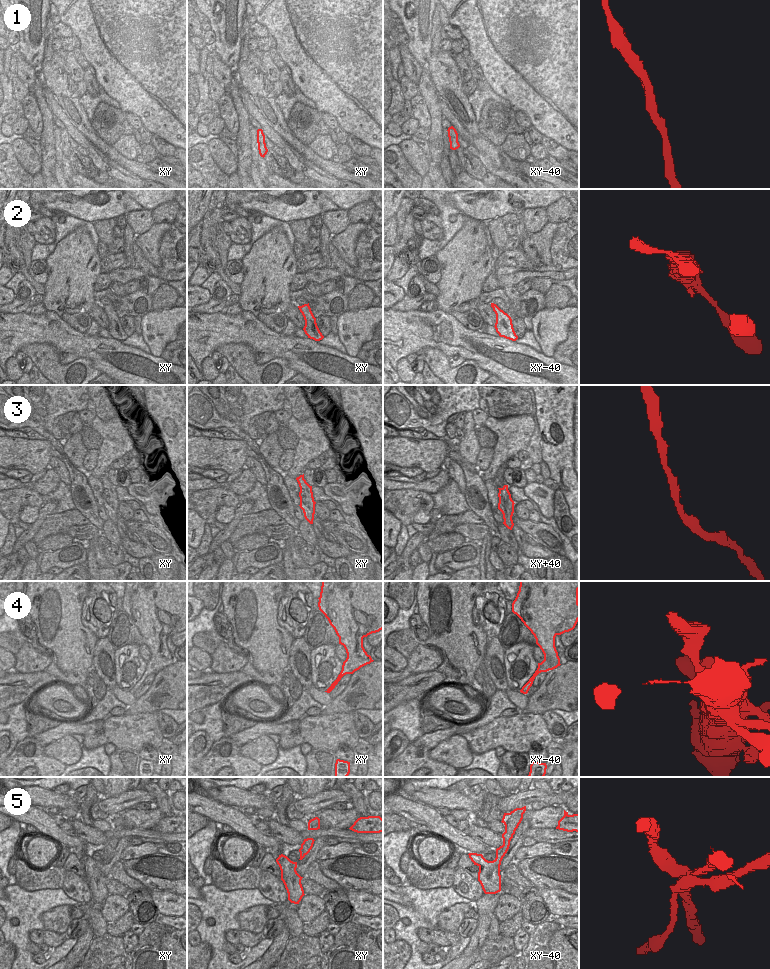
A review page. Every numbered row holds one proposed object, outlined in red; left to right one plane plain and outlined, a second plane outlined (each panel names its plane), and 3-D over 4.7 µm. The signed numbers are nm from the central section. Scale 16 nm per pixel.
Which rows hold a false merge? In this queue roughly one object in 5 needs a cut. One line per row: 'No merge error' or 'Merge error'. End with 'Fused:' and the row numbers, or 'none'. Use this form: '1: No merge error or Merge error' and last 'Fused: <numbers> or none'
1: No merge error
2: No merge error
3: No merge error
4: No merge error
5: Merge error
Fused: 5

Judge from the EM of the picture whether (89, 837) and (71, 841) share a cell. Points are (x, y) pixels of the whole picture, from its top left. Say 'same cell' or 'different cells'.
different cells

